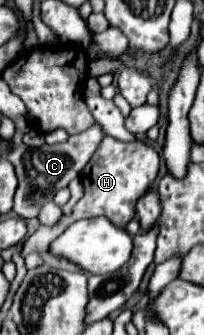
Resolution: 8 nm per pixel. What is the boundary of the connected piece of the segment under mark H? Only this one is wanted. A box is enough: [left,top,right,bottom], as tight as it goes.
[22,137,160,255]

